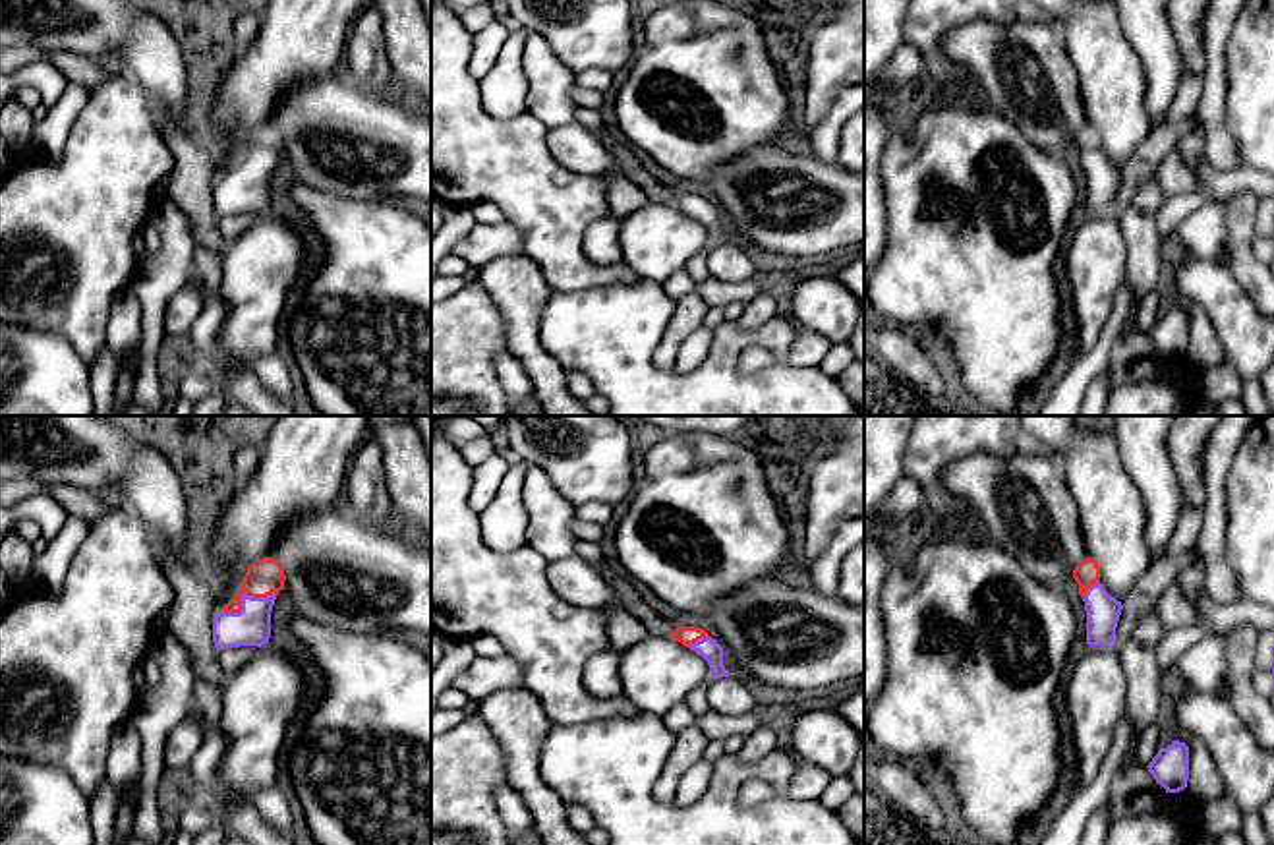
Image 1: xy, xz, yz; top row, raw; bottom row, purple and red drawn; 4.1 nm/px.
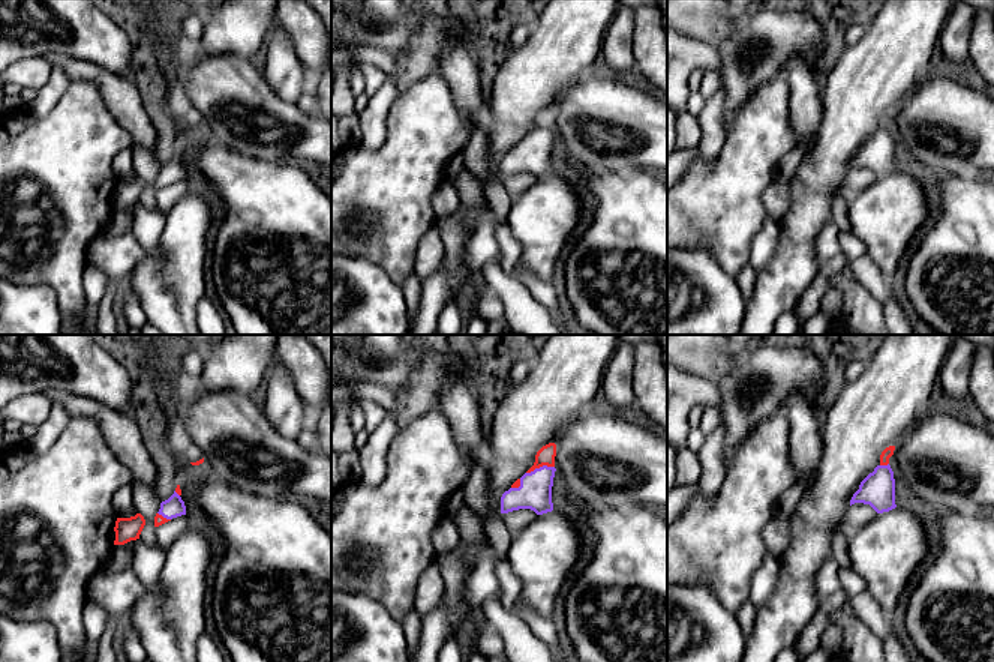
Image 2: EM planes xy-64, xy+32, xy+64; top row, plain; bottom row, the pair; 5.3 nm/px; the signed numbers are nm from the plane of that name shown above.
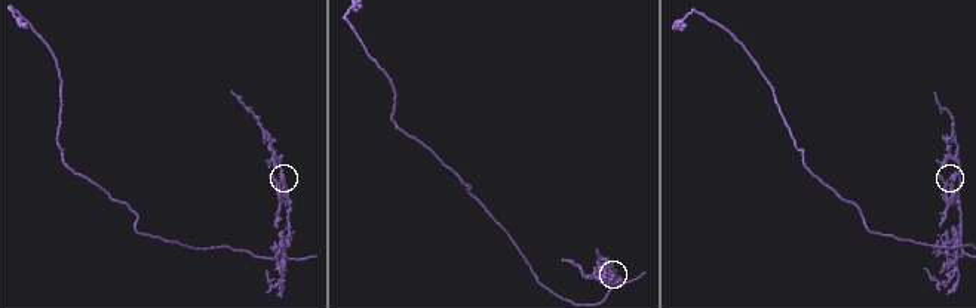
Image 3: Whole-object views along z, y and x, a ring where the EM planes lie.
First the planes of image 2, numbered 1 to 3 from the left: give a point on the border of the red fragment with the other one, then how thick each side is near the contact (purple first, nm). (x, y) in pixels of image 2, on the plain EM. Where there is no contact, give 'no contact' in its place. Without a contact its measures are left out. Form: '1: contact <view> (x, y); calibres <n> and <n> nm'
1: contact xy-64 (164, 180); calibres 110 and 60 nm
2: contact xy+32 (540, 131); calibres 180 and 100 nm
3: contact xy+64 (883, 129); calibres 190 and 60 nm

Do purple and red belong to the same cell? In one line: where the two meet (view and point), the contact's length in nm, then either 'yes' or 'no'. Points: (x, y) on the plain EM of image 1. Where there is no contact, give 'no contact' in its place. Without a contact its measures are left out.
meets purple in xy at (242, 163); contact 260 nm long; yes

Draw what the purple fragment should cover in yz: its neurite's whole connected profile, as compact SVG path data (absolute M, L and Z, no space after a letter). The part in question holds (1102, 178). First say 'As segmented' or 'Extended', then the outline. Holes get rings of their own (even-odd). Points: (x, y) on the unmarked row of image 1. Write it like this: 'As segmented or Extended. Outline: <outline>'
Extended. Outline: M1083 126L1073 145L1079 151L1079 162L1085 168L1086 178L1086 211L1108 213L1115 207L1115 195L1121 182L1121 168L1112 164L1100 151L1100 133L1094 126Z

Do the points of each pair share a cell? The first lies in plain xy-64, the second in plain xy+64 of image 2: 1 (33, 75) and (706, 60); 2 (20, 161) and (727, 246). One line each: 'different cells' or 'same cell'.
1: different cells
2: same cell

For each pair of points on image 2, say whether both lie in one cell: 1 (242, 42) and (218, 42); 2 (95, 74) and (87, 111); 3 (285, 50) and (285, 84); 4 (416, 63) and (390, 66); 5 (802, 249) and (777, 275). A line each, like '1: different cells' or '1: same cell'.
1: same cell
2: different cells
3: same cell
4: different cells
5: same cell

